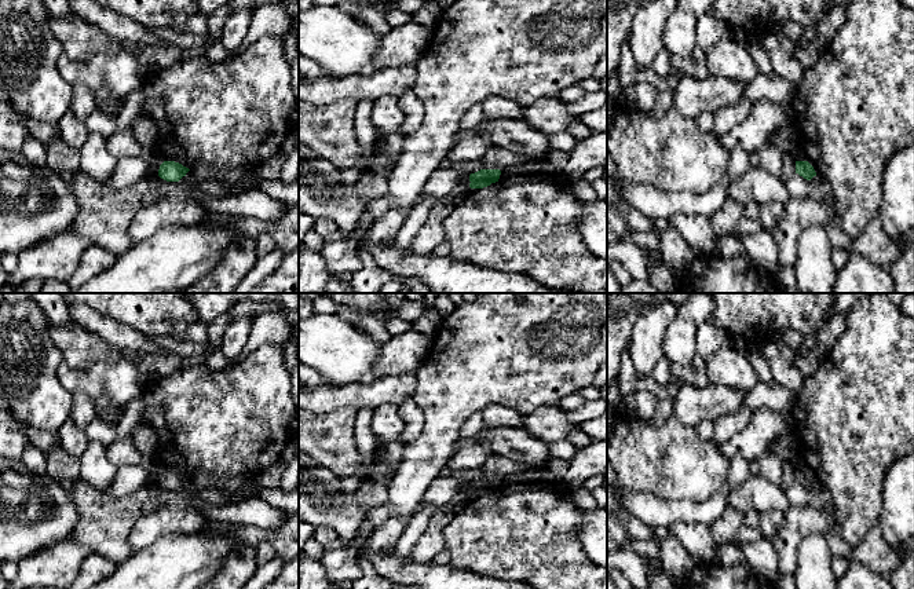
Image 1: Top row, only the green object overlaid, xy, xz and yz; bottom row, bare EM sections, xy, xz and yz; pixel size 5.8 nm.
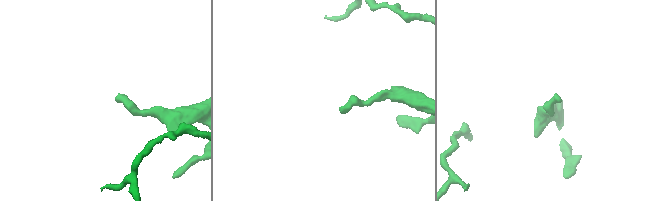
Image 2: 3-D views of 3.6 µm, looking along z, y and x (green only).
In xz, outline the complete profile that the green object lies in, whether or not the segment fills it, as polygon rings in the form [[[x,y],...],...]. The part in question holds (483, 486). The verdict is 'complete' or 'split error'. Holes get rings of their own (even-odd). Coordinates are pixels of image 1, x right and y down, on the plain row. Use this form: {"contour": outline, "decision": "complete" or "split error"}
{"contour": [[[480,478],[475,482],[469,483],[469,495],[471,497],[483,497],[490,494],[491,491],[498,490],[501,483],[500,478]]], "decision": "complete"}

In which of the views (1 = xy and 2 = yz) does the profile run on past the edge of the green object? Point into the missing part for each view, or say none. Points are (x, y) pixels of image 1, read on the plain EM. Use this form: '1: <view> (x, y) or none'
1: none
2: none

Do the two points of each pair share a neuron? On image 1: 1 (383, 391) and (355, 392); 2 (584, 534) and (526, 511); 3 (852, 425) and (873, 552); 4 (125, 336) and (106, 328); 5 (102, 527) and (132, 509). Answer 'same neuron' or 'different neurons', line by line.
1: same neuron
2: different neurons
3: different neurons
4: same neuron
5: same neuron

